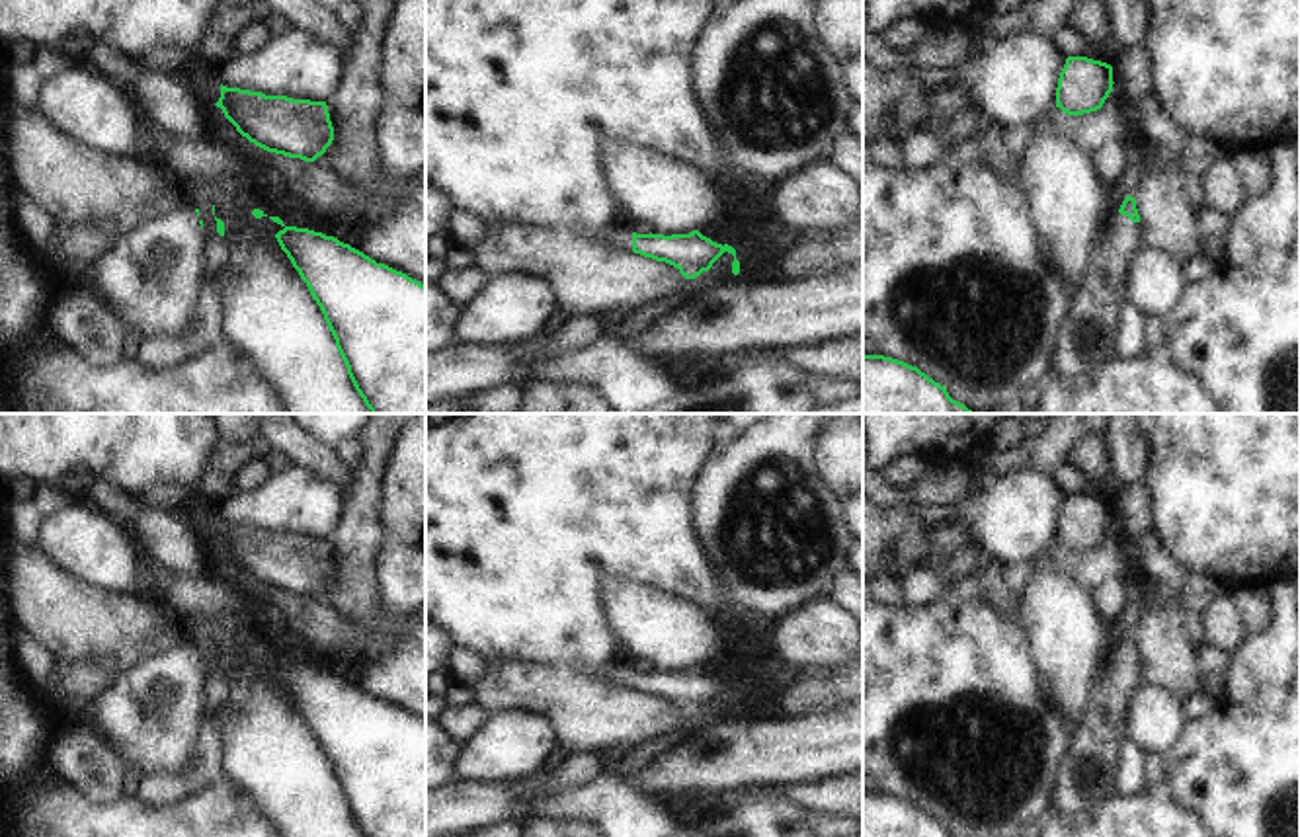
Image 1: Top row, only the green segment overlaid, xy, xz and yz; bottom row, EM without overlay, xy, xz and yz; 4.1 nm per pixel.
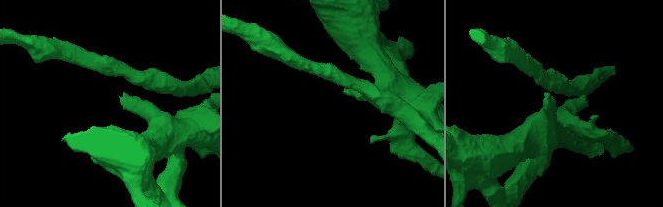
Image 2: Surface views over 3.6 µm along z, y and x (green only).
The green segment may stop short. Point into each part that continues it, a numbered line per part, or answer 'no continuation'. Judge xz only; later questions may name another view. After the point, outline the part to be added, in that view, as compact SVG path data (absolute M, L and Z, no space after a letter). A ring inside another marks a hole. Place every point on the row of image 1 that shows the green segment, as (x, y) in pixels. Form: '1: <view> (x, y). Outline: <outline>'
1: xz (619, 235). Outline: M619 220L613 226L609 226L601 236L601 242L607 246L619 248L619 250L632 250L632 230L629 222Z

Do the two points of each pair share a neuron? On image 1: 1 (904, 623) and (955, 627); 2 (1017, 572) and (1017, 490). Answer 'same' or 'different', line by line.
1: same
2: different

